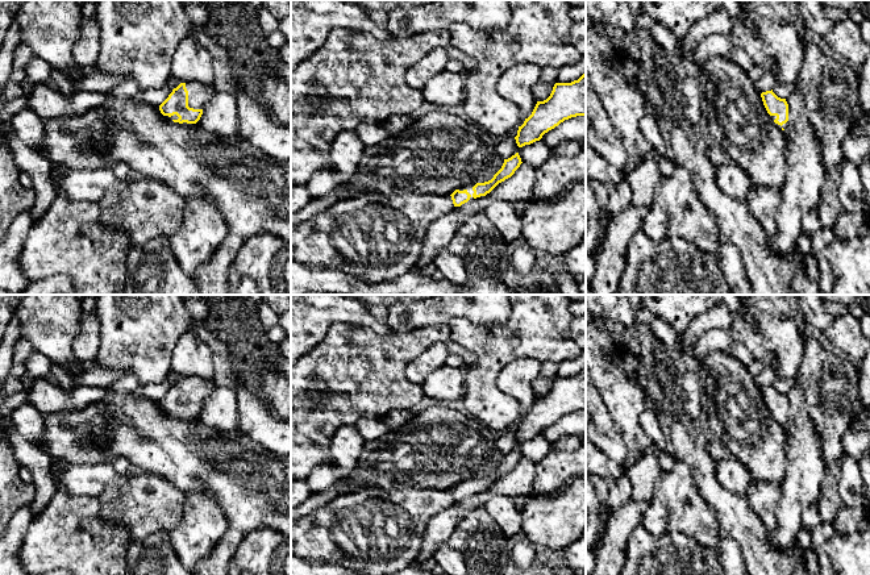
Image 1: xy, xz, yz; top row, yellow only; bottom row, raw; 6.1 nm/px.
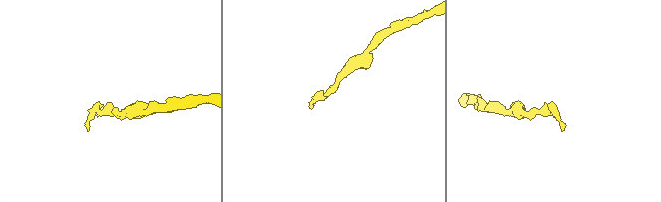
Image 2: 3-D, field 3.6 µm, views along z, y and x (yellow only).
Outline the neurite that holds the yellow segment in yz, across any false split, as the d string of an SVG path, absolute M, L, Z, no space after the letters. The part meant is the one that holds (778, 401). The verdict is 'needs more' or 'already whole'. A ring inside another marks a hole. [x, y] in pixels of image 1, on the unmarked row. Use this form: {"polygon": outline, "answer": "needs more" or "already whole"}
{"polygon": "M773 384L766 386L761 388L763 400L770 409L771 416L779 422L779 424L787 424L787 416L788 416L788 399L786 393L778 392Z", "answer": "needs more"}

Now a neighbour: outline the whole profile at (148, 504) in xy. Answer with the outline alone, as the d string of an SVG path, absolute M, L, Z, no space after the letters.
M132 470L125 486L112 486L97 497L99 513L126 525L132 541L141 541L176 528L186 493L162 476Z

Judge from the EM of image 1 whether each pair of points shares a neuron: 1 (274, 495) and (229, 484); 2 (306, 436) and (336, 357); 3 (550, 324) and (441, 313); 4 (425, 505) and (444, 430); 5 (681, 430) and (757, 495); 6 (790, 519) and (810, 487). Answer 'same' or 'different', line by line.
1: same
2: same
3: different
4: different
5: different
6: same

